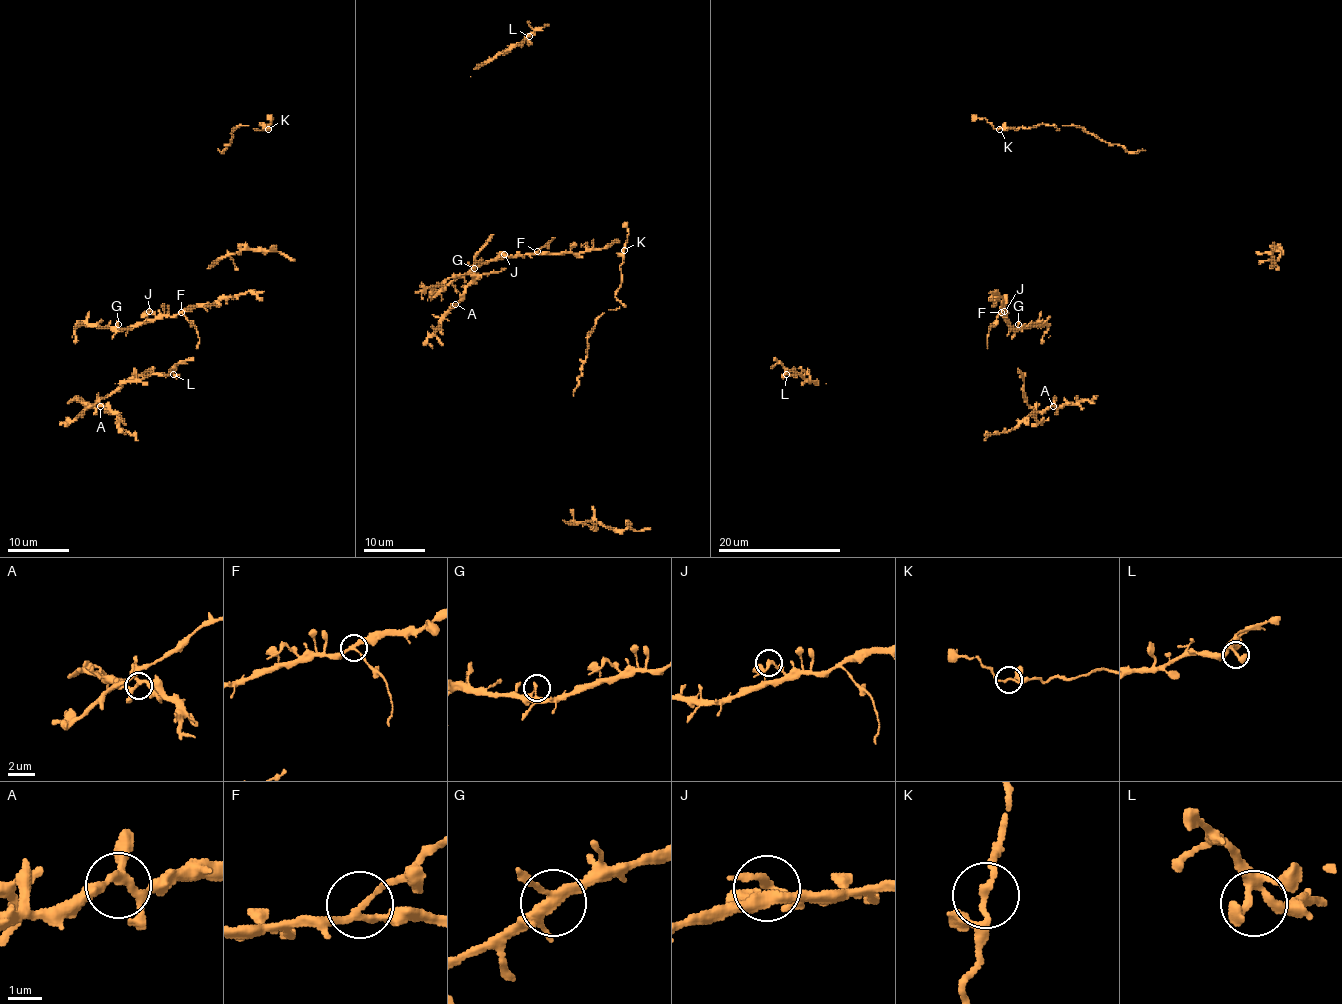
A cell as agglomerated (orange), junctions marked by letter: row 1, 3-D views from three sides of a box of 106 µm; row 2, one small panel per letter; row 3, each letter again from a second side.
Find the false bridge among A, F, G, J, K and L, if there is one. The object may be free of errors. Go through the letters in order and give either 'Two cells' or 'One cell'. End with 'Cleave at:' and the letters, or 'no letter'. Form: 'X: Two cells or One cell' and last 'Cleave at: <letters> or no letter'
A: One cell
F: Two cells
G: One cell
J: One cell
K: One cell
L: One cell
Cleave at: F

